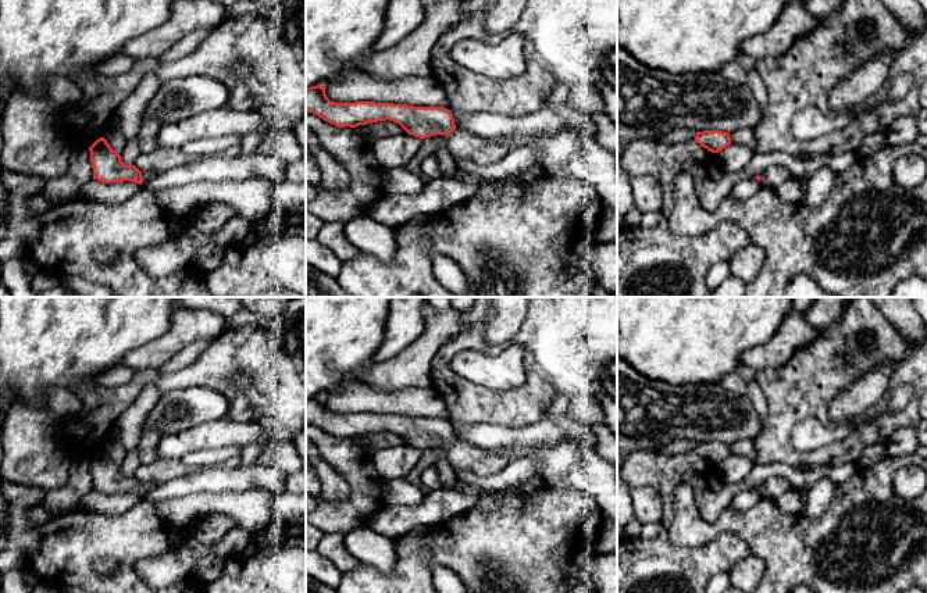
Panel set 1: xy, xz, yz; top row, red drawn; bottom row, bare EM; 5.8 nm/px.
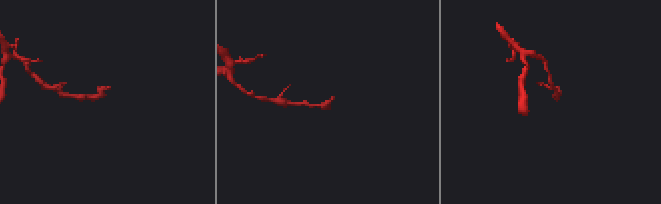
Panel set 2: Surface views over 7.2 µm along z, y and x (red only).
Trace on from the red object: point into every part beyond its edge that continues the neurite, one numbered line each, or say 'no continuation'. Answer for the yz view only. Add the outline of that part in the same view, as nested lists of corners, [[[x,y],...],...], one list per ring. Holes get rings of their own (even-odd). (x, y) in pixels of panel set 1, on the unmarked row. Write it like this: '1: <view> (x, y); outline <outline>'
1: yz (773, 488); outline [[[770,478],[763,482],[759,487],[762,497],[776,501],[782,493],[789,490],[792,486],[788,481],[782,478]]]

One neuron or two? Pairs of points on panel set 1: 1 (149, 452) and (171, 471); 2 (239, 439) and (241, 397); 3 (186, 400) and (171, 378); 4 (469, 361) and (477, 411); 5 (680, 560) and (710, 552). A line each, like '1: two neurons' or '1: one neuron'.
1: one neuron
2: two neurons
3: two neurons
4: two neurons
5: one neuron

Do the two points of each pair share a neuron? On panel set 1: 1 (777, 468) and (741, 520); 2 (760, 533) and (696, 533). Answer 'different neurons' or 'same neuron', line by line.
1: different neurons
2: same neuron

